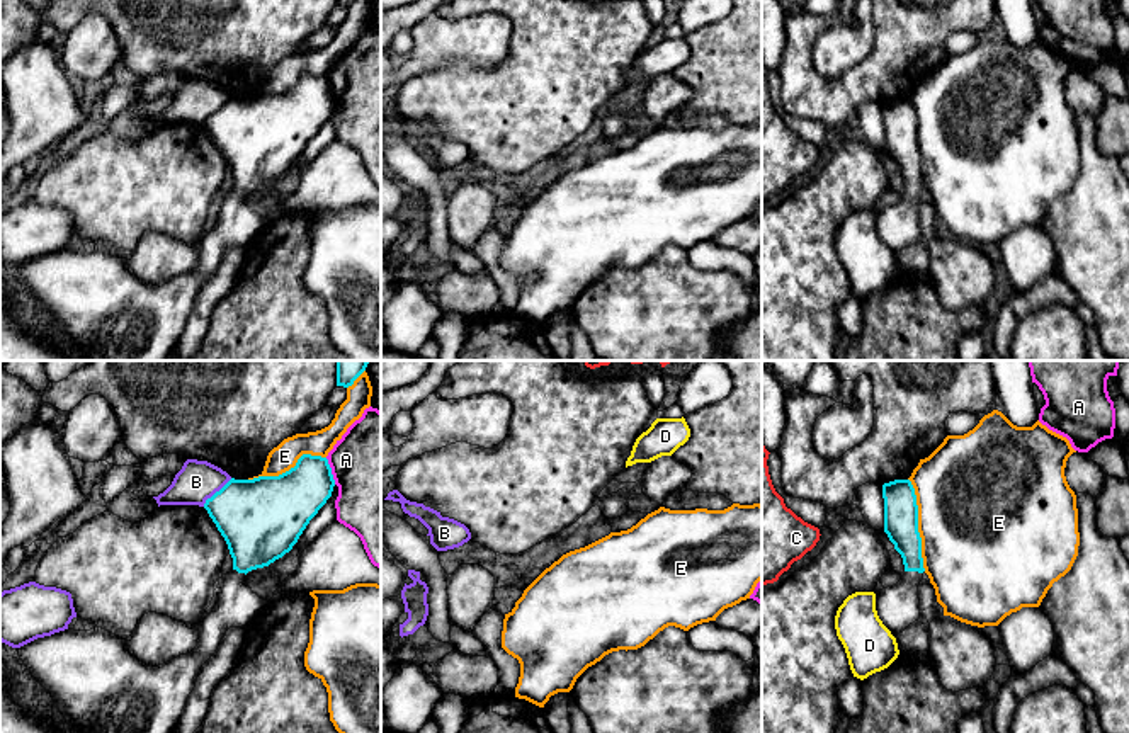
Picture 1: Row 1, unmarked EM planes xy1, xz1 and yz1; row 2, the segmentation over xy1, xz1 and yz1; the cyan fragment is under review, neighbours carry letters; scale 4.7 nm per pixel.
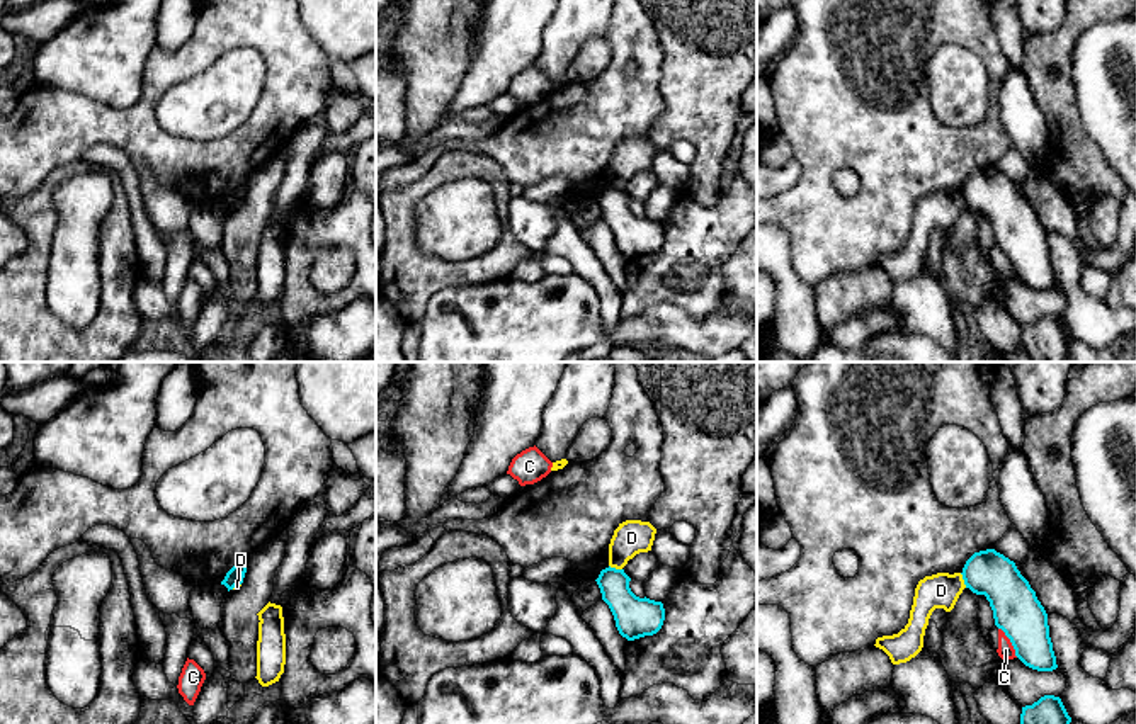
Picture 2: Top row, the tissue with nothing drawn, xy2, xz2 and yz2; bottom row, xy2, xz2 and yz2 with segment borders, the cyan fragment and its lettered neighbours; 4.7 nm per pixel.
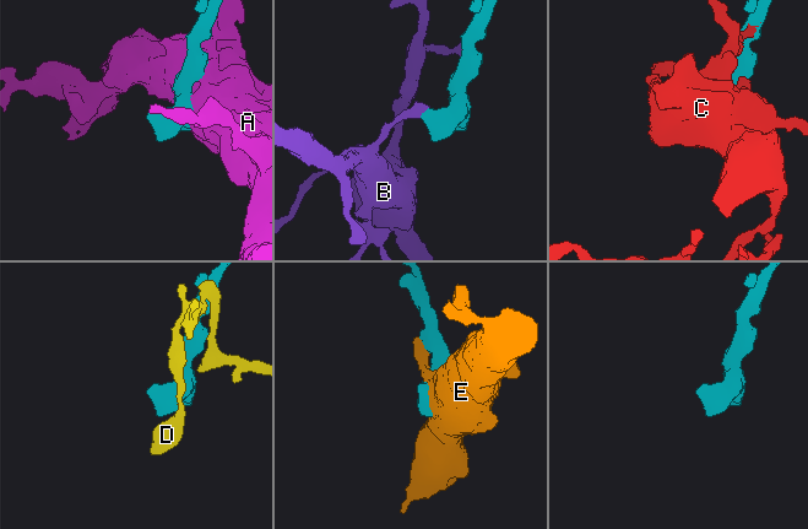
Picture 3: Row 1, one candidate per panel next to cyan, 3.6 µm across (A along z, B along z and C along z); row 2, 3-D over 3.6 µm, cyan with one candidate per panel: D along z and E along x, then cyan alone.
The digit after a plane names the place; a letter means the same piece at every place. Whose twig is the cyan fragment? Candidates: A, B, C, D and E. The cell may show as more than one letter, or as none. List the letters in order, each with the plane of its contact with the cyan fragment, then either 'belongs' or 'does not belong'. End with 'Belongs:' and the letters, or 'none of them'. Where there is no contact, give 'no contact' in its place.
A: xy1 | does not belong
B: xy1 | does not belong
C: yz2 | does not belong
D: yz2 | does not belong
E: yz1 | does not belong
Belongs: none of them

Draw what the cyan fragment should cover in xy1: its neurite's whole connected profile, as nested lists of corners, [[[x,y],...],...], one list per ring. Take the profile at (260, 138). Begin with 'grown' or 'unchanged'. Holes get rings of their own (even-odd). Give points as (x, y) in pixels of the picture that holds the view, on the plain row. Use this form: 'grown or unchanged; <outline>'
grown; [[[303,73],[279,95],[231,97],[206,119],[204,128],[224,156],[233,189],[219,197],[211,224],[199,241],[197,265],[163,284],[150,286],[131,274],[126,259],[102,248],[65,248],[19,269],[31,294],[51,313],[66,340],[88,361],[170,361],[201,286],[216,272],[230,247],[247,248],[265,228],[245,194],[269,185],[292,168],[299,155],[332,116],[335,99],[326,77]]]

